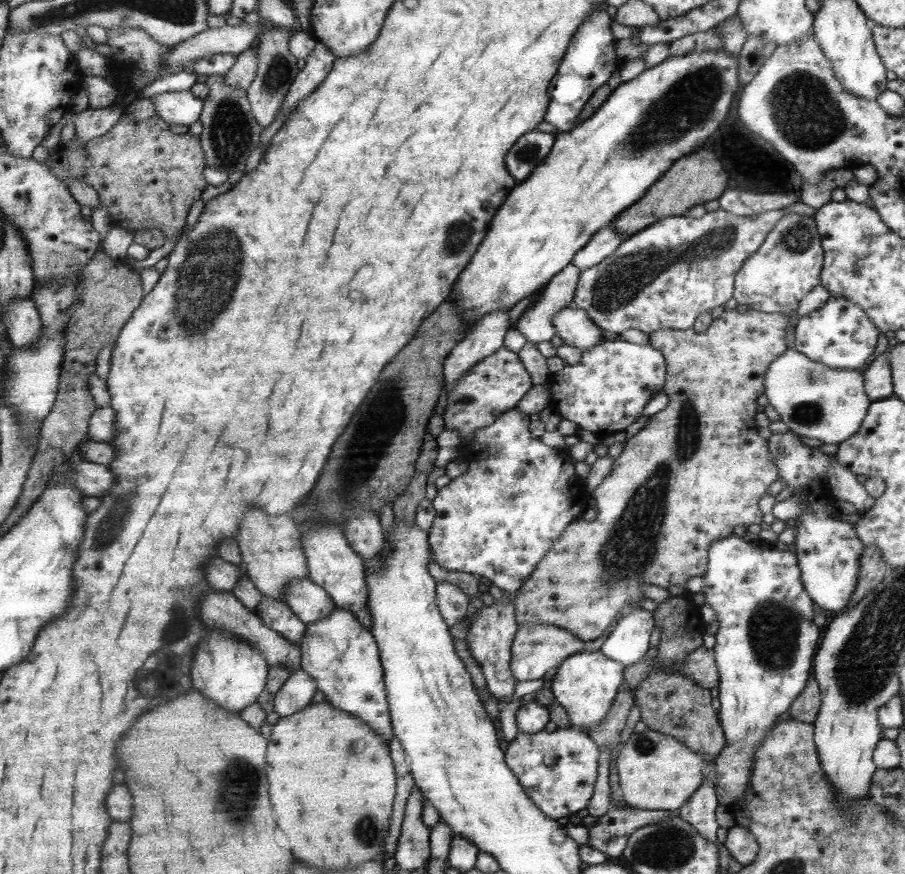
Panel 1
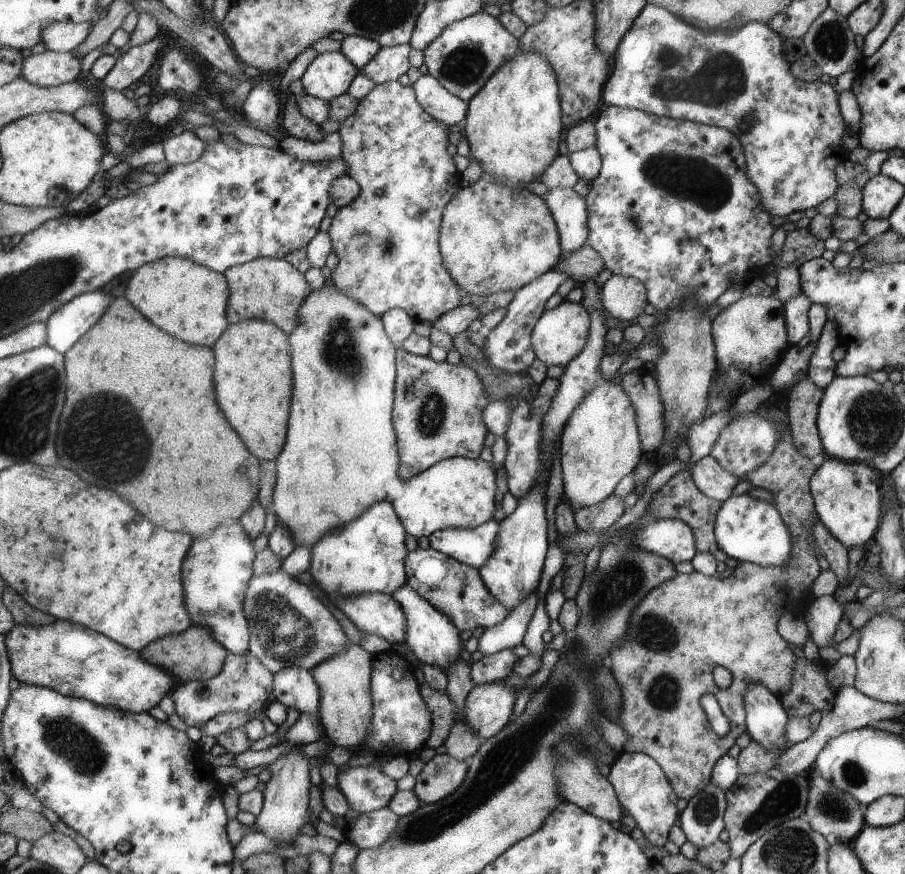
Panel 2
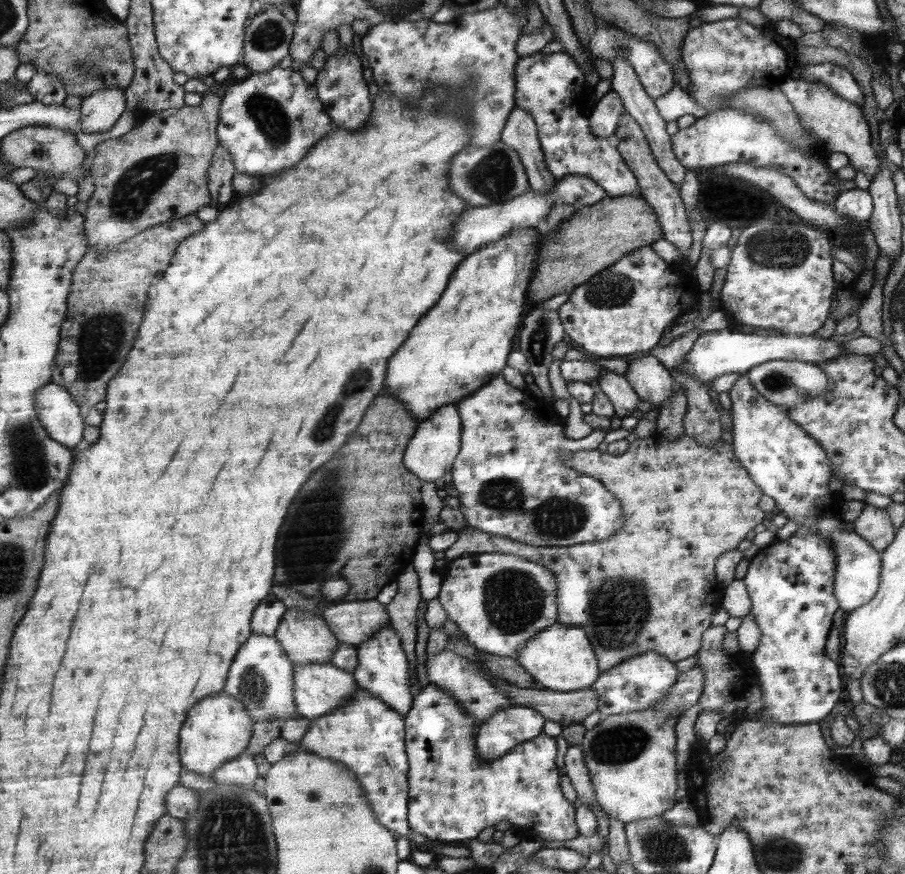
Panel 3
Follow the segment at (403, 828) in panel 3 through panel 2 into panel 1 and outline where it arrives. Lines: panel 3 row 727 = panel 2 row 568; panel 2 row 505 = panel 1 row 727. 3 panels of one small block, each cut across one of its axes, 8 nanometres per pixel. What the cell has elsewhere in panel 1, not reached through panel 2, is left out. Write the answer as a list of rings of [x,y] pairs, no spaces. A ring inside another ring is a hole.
[[[336,607],[323,619],[306,625],[305,635],[297,645],[302,650],[302,670],[315,681],[317,690],[323,693],[323,702],[366,721],[389,744],[394,730],[381,655],[374,636],[355,619],[354,613]]]

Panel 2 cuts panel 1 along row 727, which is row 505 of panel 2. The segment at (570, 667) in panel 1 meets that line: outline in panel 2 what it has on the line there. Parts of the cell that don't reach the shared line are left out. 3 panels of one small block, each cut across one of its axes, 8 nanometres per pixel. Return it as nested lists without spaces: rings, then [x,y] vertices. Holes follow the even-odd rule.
[[[597,380],[595,388],[587,392],[567,418],[560,437],[559,460],[562,478],[562,498],[575,509],[593,506],[607,498],[623,476],[634,470],[642,454],[635,412],[630,398],[620,384],[613,380]]]

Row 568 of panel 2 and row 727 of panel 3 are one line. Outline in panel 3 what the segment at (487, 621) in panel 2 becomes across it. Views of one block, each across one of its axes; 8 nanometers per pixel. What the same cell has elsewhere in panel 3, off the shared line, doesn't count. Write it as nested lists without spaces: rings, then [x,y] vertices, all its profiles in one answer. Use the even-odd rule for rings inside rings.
[[[427,683],[419,692],[415,692],[414,706],[410,708],[410,712],[403,718],[405,720],[405,743],[407,757],[407,796],[409,797],[409,806],[407,807],[407,827],[411,833],[417,833],[431,840],[461,840],[473,839],[485,828],[494,827],[496,824],[503,824],[503,821],[509,823],[510,827],[515,827],[516,832],[520,833],[520,837],[531,840],[532,836],[538,836],[549,842],[551,845],[558,845],[562,840],[571,840],[577,836],[577,825],[573,822],[573,806],[569,806],[569,802],[563,798],[563,794],[559,792],[560,780],[557,780],[557,772],[555,772],[555,740],[549,738],[546,734],[539,734],[515,745],[513,750],[505,753],[505,756],[499,756],[495,760],[483,762],[477,750],[475,750],[476,742],[472,736],[472,732],[476,732],[474,727],[474,718],[449,694],[446,693],[439,685]]]

